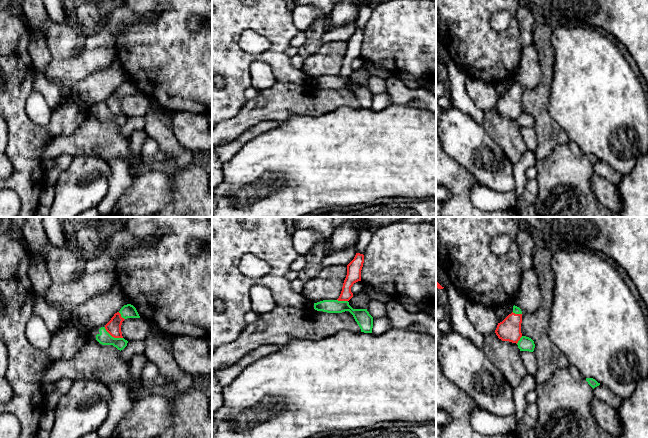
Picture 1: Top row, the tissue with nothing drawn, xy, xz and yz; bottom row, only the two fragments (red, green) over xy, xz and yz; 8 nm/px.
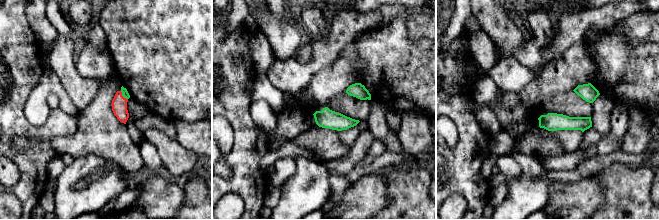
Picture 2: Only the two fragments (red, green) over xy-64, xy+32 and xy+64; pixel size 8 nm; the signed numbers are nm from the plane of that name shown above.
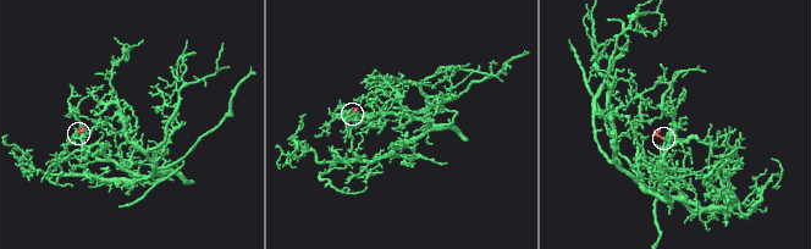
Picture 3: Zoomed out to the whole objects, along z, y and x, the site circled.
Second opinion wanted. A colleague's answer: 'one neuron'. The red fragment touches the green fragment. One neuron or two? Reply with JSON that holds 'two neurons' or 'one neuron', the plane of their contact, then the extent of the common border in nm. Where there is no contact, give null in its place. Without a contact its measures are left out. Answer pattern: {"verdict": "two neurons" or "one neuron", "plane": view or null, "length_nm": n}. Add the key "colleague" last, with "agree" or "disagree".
{"verdict": "one neuron", "plane": "xy", "length_nm": 180, "colleague": "agree"}

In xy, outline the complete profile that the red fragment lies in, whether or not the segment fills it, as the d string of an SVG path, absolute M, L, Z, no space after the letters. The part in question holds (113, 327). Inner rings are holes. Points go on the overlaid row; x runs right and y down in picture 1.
M131 304L124 305L104 327L99 329L100 333L96 335L96 340L102 345L113 345L118 350L123 350L128 341L122 336L121 325L127 318L140 318L136 308Z

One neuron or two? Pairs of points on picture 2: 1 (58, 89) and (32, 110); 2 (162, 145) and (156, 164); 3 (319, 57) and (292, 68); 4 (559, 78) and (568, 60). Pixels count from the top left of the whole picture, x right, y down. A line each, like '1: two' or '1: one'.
1: one
2: two
3: one
4: one

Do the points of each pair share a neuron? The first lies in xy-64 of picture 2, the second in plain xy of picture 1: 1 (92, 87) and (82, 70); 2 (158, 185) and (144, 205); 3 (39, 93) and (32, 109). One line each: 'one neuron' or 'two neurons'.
1: two neurons
2: one neuron
3: one neuron

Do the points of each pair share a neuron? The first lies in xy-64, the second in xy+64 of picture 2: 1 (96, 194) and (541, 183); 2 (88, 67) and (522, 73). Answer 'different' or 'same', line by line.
1: same
2: same

